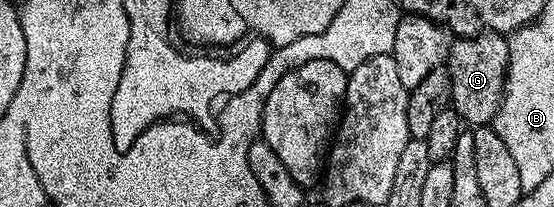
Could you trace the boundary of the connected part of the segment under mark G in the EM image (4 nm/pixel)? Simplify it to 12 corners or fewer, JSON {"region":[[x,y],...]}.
{"region":[[482,29],[446,50],[451,109],[489,125],[504,96],[508,38]]}

